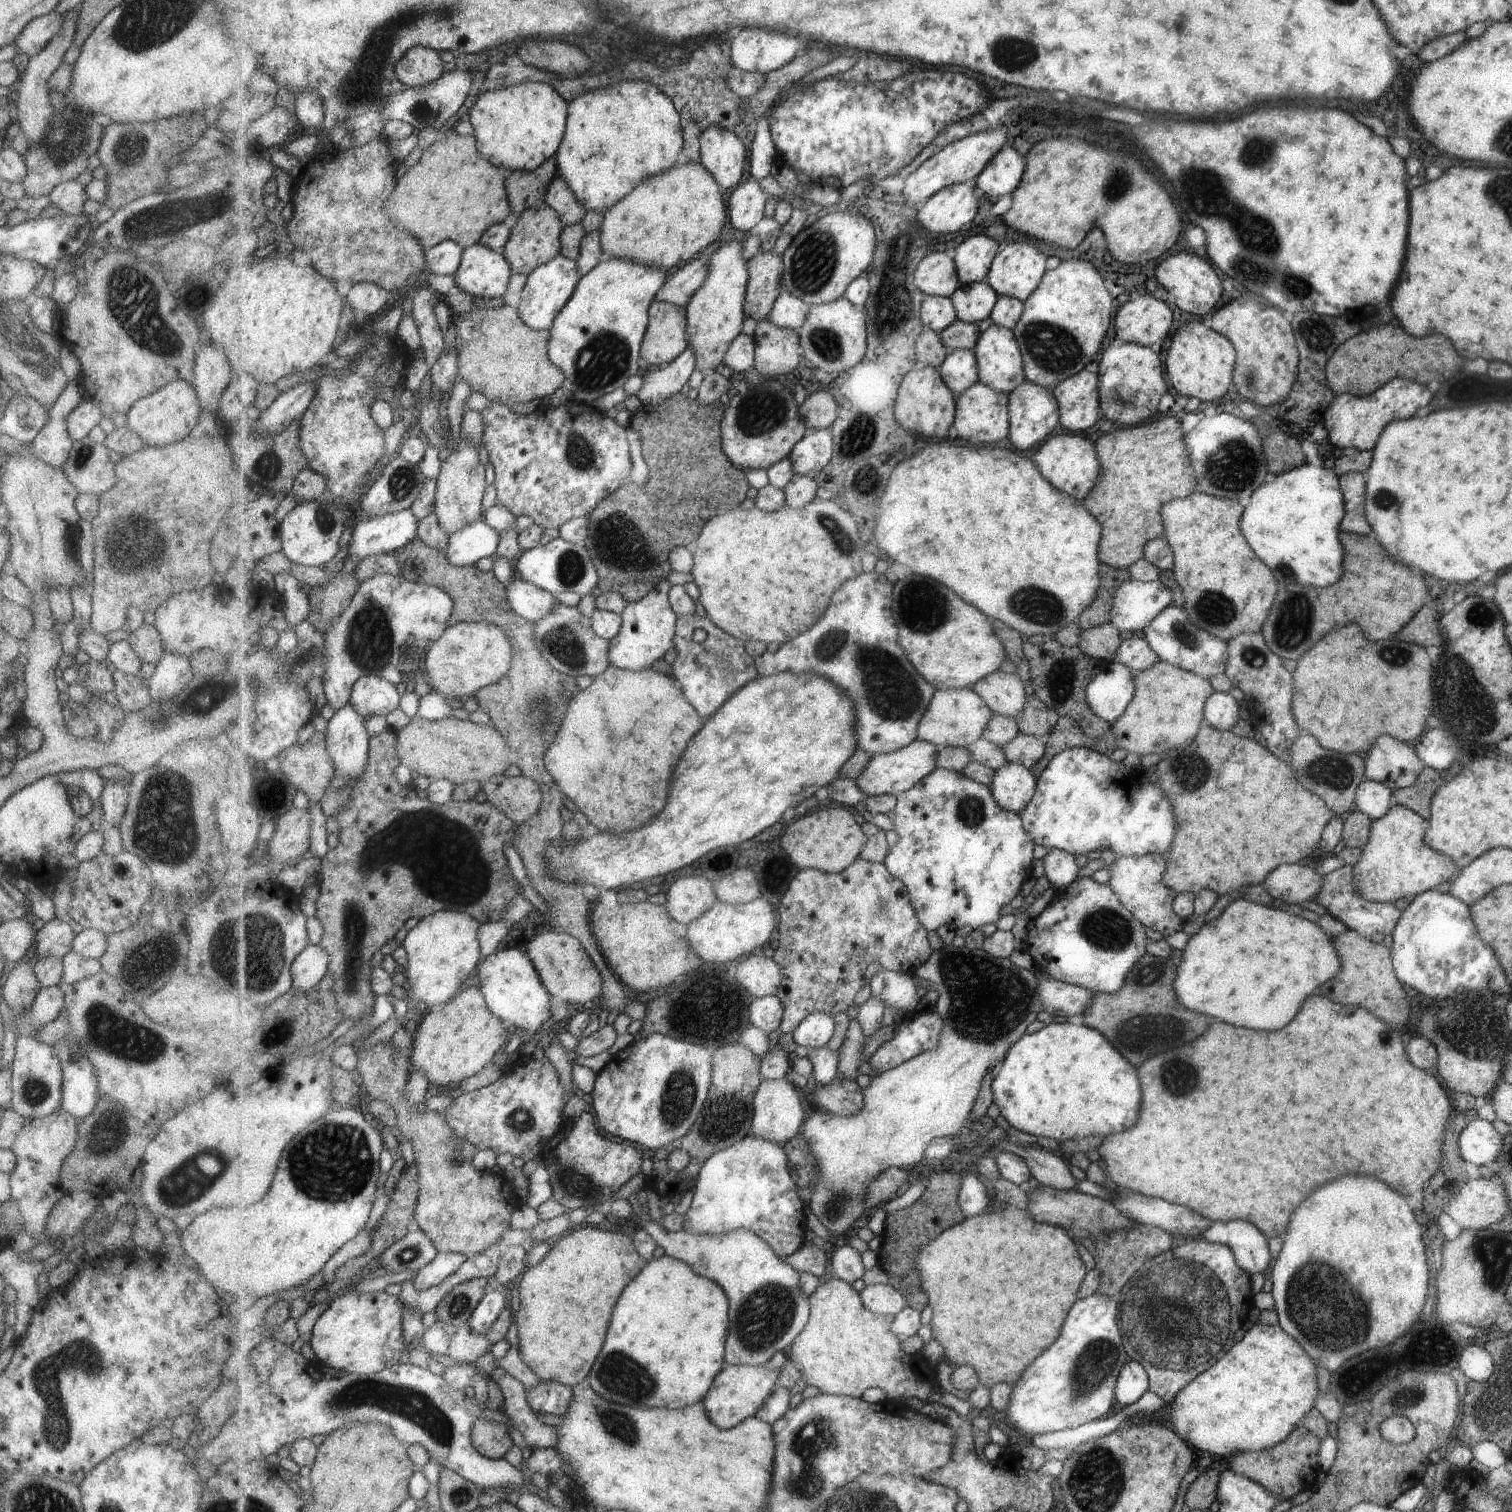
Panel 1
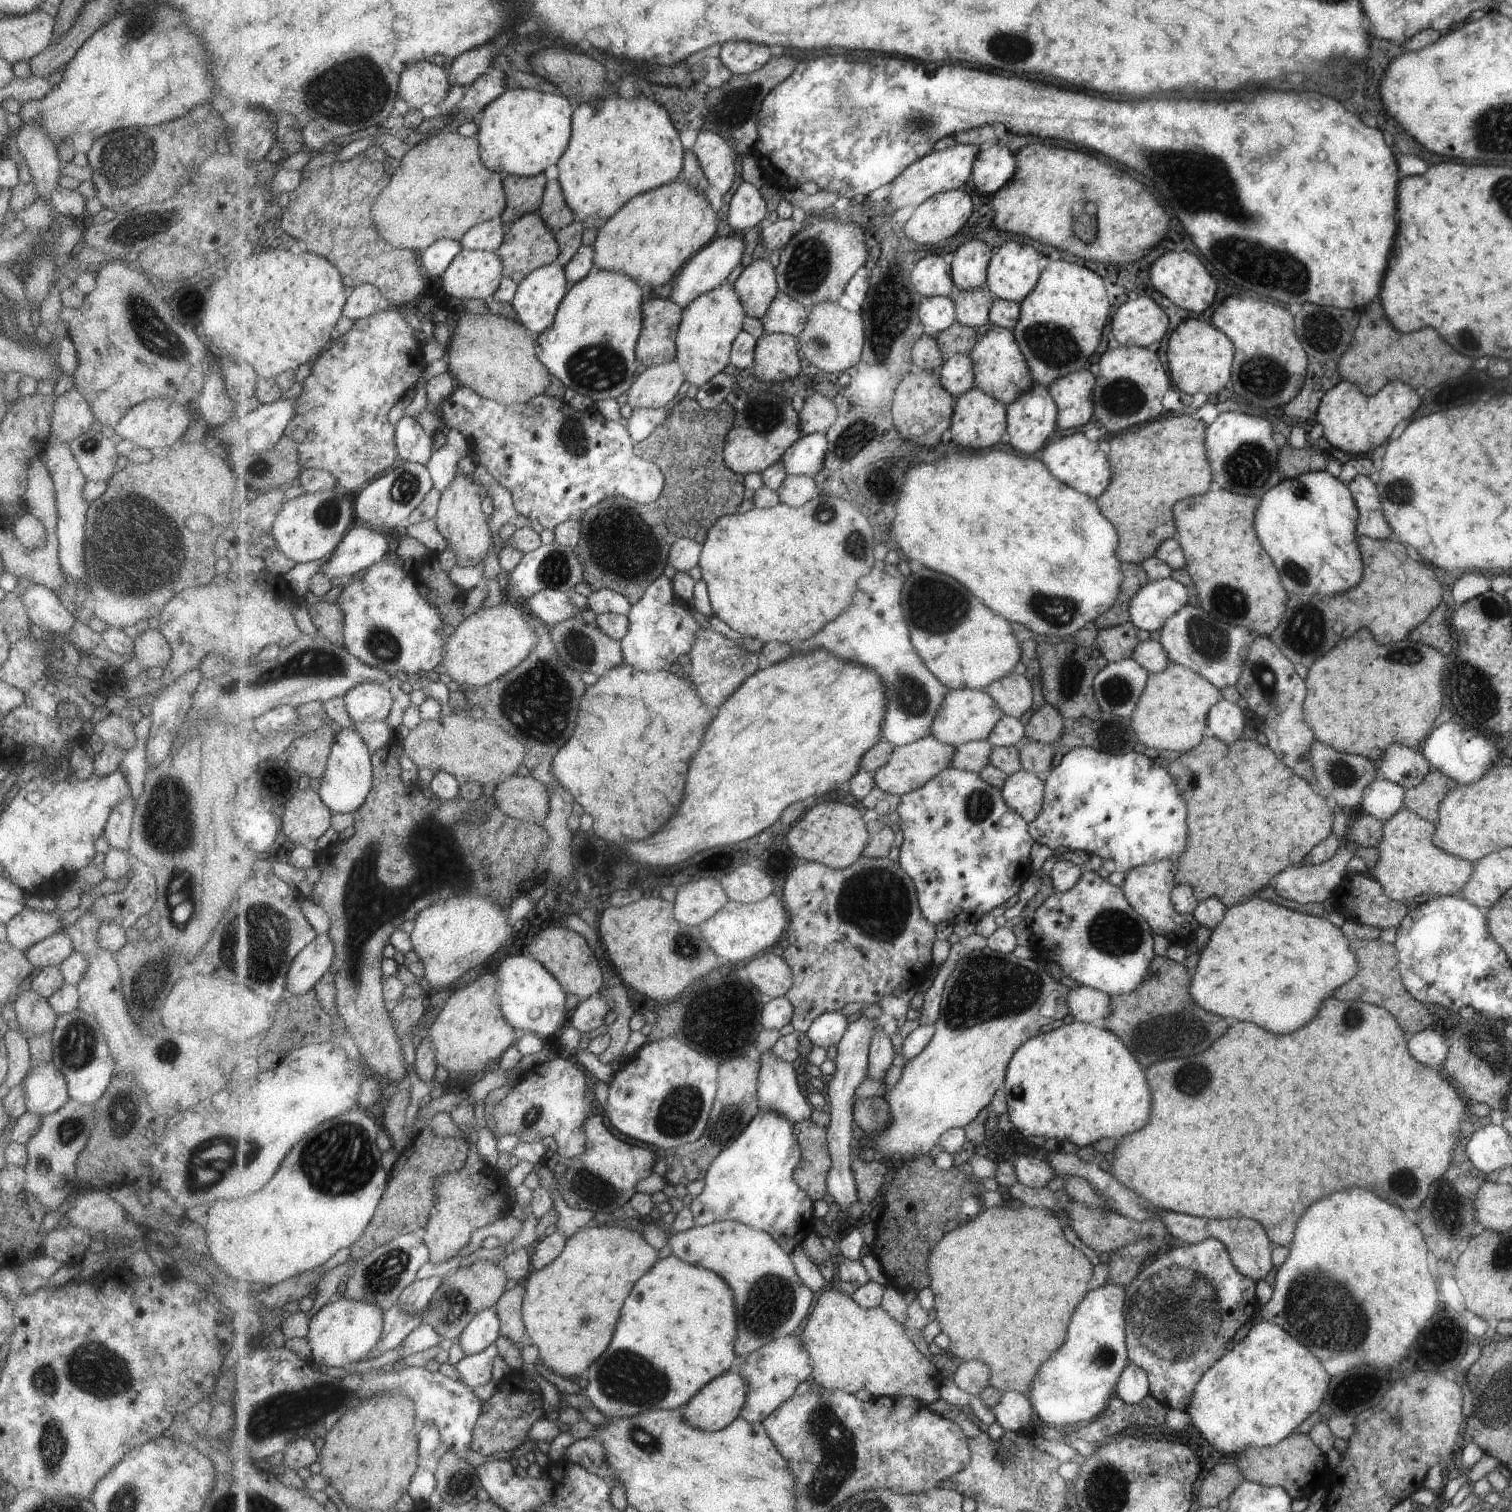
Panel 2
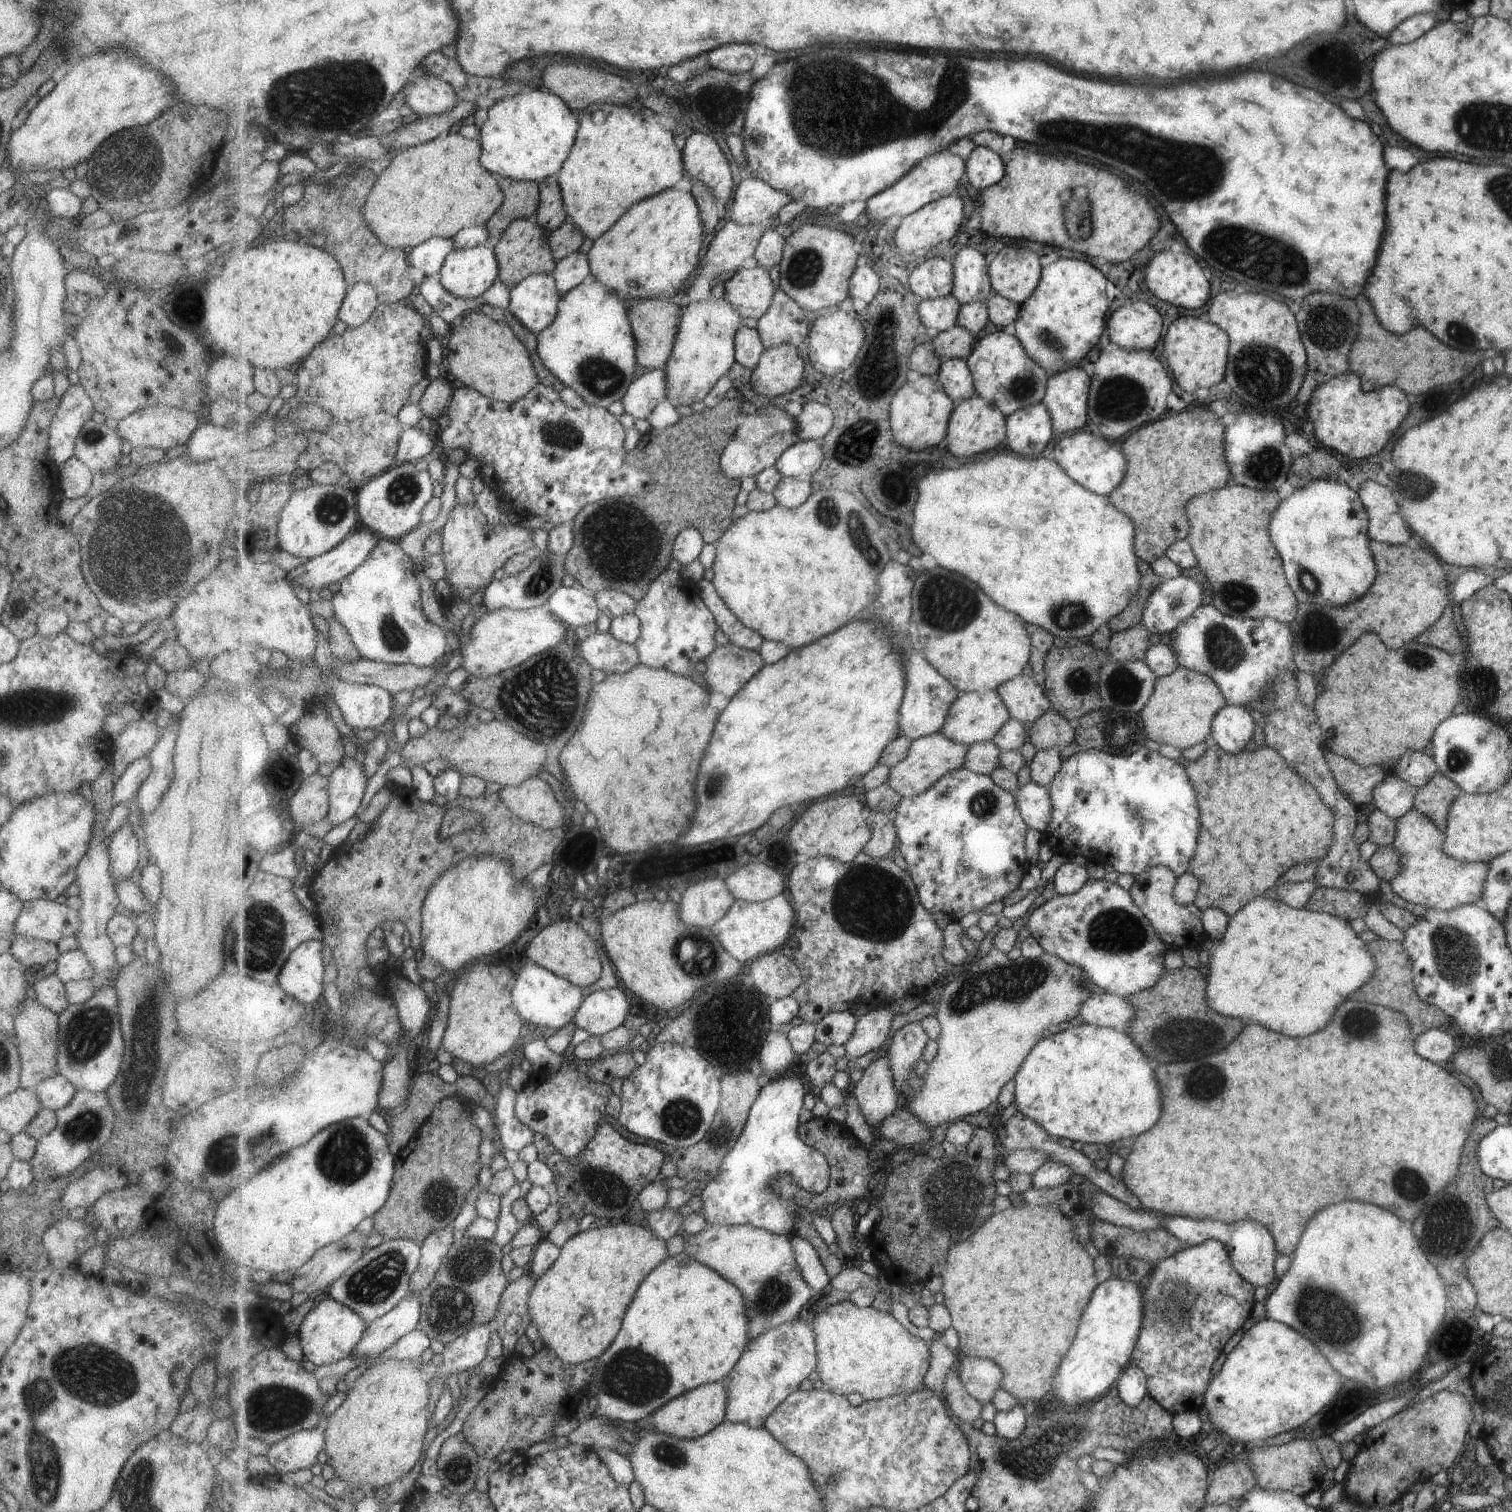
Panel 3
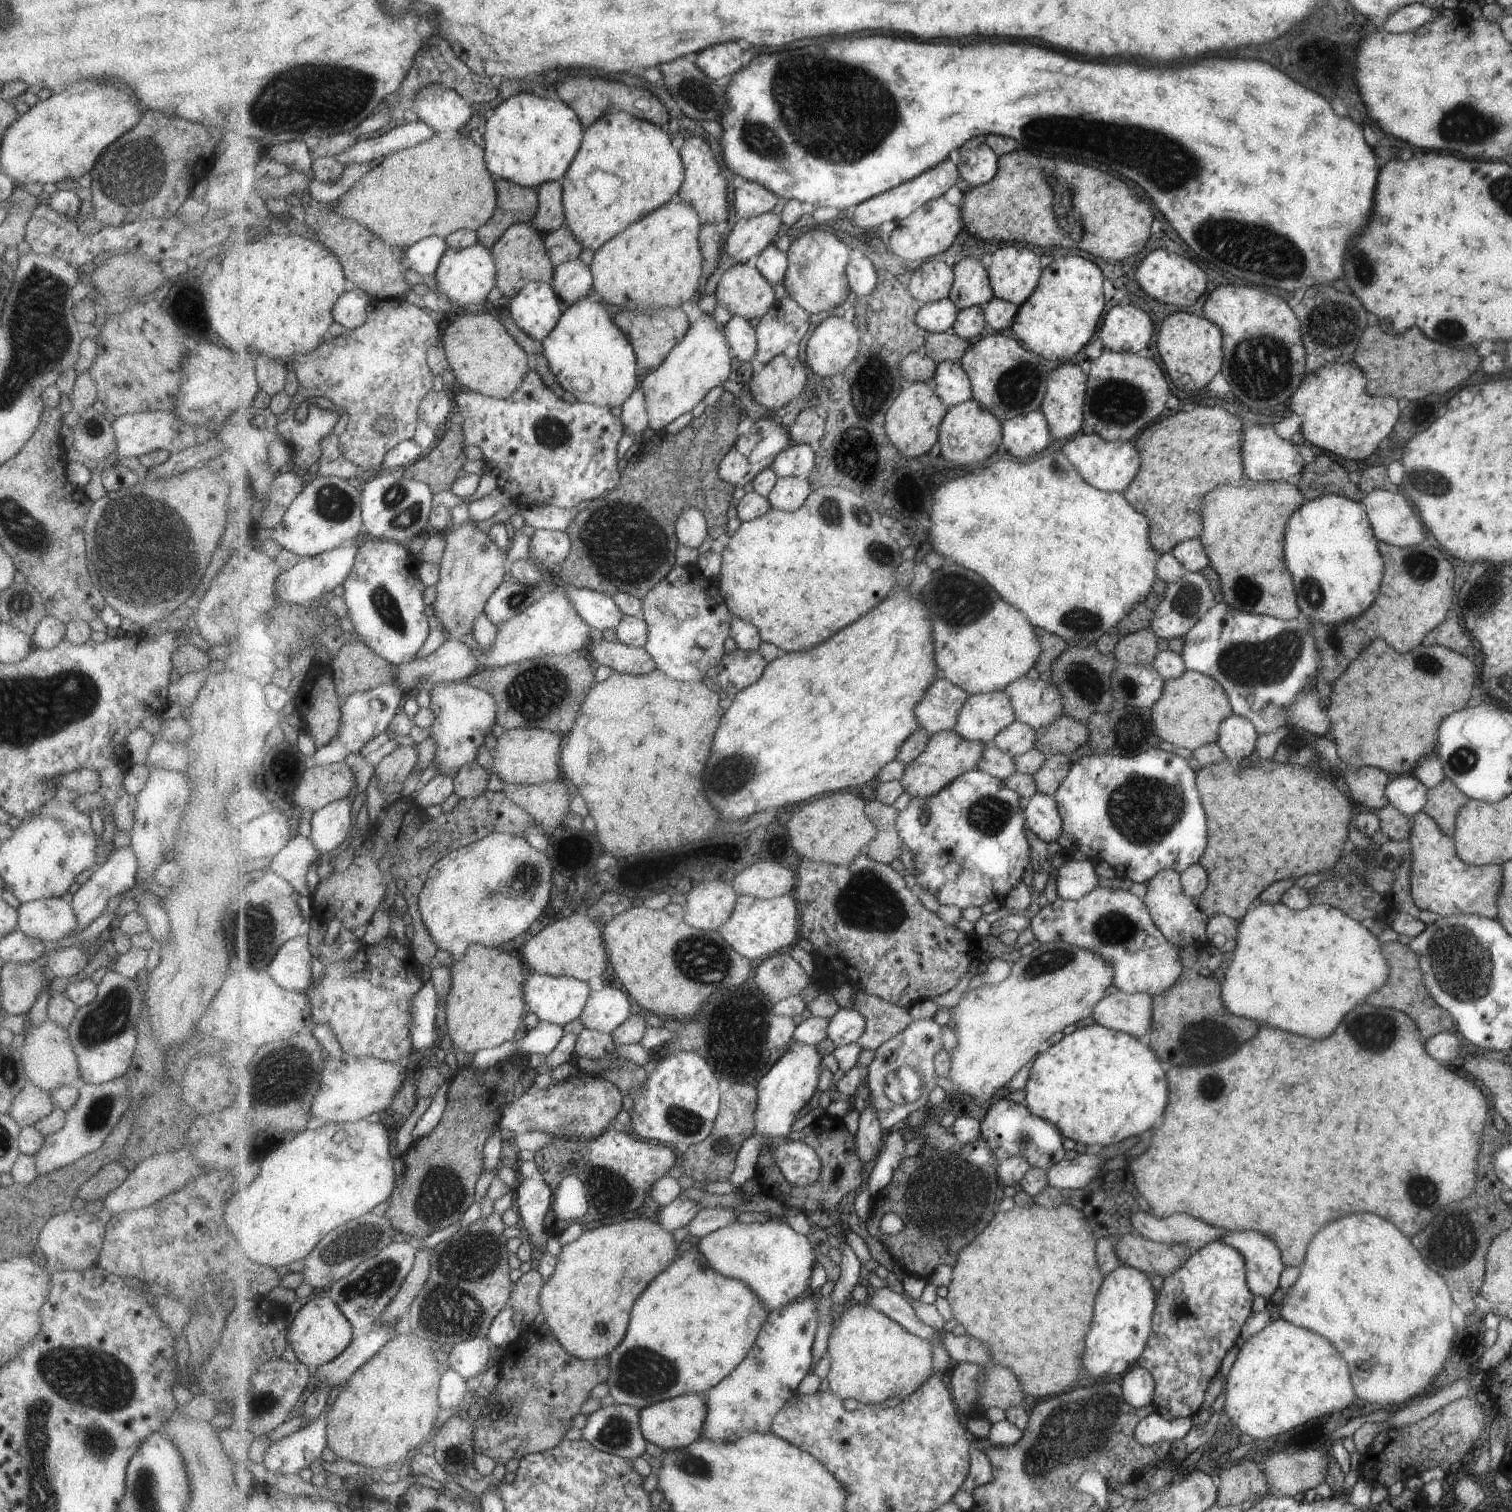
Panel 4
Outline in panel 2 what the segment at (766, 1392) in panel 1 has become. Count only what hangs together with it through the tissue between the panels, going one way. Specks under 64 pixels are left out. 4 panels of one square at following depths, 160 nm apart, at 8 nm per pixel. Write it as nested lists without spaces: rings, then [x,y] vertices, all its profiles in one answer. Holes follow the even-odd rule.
[[[735,1368],[714,1378],[705,1385],[695,1397],[686,1404],[684,1410],[685,1420],[695,1428],[715,1432],[729,1426],[741,1414],[745,1399],[748,1398],[749,1385],[747,1378],[739,1374]]]

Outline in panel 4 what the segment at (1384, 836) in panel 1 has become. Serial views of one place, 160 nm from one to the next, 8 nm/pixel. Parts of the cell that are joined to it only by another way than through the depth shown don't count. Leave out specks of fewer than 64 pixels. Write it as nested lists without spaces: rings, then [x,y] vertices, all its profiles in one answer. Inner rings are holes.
[[[1422,810],[1412,817],[1412,827],[1407,840],[1411,845],[1412,864],[1410,872],[1410,896],[1418,909],[1429,910],[1446,917],[1456,914],[1481,915],[1497,920],[1499,914],[1499,894],[1503,886],[1502,865],[1470,865],[1463,862],[1455,851],[1455,839],[1446,835],[1428,814]]]

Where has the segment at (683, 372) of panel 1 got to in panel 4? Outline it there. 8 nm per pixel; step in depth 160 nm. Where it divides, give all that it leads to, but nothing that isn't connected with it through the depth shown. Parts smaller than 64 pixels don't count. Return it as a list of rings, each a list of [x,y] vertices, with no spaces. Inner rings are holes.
[[[639,385],[622,405],[622,421],[635,442],[643,440],[643,432],[650,428],[650,414],[647,401],[646,392]]]

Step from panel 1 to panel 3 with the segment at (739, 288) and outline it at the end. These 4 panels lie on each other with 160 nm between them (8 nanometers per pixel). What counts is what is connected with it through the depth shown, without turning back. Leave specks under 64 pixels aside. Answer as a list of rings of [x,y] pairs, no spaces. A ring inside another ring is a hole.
[[[725,297],[689,303],[684,309],[672,356],[665,366],[668,376],[666,400],[677,408],[704,401],[721,377],[735,364],[736,334],[742,324],[743,317]]]

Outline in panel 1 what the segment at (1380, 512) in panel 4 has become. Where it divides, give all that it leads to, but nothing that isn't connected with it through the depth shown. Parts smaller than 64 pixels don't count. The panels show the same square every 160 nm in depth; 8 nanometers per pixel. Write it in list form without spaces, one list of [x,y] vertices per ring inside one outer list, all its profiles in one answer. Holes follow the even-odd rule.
[[[1348,472],[1340,476],[1340,489],[1344,495],[1344,517],[1340,530],[1344,533],[1370,535],[1370,526],[1364,515],[1364,473]]]

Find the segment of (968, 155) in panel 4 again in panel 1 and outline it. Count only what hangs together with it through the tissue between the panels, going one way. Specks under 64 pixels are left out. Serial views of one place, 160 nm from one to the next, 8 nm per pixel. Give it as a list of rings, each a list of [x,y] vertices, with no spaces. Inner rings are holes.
[[[1005,145],[979,173],[977,188],[985,196],[1012,193],[1023,181],[1028,160],[1013,146]]]

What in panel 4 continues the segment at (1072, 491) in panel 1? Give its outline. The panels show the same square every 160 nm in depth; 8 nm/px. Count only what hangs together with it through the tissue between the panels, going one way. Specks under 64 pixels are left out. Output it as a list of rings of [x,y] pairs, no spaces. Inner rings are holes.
[[[1083,433],[1073,440],[1067,440],[1059,453],[1065,455],[1073,466],[1077,466],[1077,472],[1086,483],[1108,493],[1122,493],[1139,468],[1139,451],[1136,446],[1129,441],[1102,439],[1097,433]]]

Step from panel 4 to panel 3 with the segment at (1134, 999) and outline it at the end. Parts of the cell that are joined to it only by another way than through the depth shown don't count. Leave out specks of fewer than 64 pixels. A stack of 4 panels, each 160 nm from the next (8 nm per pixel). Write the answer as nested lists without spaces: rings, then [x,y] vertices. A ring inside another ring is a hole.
[[[1097,993],[1082,1002],[1078,1015],[1090,1025],[1124,1031],[1134,1017],[1134,1008],[1123,997]]]

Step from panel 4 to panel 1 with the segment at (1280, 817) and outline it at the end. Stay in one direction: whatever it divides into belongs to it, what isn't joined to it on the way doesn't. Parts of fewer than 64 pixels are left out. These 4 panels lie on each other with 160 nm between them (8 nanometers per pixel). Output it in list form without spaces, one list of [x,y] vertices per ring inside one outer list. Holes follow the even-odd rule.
[[[1207,724],[1184,749],[1164,752],[1155,765],[1151,780],[1161,787],[1169,802],[1173,802],[1173,814],[1177,814],[1177,822],[1181,824],[1181,828],[1177,828],[1177,838],[1173,838],[1170,850],[1165,854],[1167,869],[1163,881],[1174,893],[1195,895],[1205,886],[1207,890],[1225,894],[1243,884],[1259,884],[1267,872],[1279,864],[1299,862],[1309,856],[1318,847],[1321,830],[1331,818],[1332,810],[1327,810],[1324,799],[1301,786],[1293,778],[1293,772],[1269,754],[1266,747],[1252,738],[1239,737]]]

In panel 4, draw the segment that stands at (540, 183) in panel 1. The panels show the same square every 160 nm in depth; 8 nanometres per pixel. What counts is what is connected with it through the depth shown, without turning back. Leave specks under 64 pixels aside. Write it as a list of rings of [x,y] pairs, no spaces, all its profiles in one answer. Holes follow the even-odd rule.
[[[507,179],[496,181],[498,205],[495,214],[477,231],[479,243],[493,248],[510,226],[530,223],[540,209],[538,187],[524,187]]]

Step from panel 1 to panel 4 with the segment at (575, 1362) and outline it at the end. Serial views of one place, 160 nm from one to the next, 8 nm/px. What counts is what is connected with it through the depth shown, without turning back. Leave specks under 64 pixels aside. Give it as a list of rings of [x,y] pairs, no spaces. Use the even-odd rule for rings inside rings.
[[[627,1219],[597,1230],[583,1230],[581,1236],[563,1248],[553,1276],[541,1290],[542,1314],[559,1342],[580,1359],[609,1357],[628,1333],[632,1308],[645,1289],[679,1258],[674,1233],[650,1219]]]

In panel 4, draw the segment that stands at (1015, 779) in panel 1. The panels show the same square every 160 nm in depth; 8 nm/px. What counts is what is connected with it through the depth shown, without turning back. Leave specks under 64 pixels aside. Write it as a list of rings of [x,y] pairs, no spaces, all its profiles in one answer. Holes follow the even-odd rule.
[[[1035,793],[1030,798],[1025,813],[1027,827],[1044,842],[1056,841],[1063,832],[1063,820],[1052,796]]]

